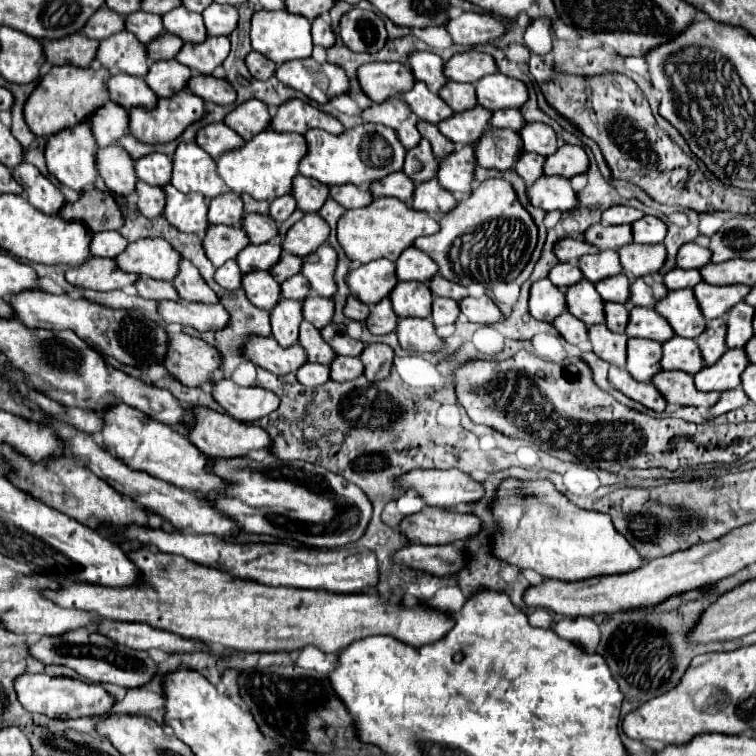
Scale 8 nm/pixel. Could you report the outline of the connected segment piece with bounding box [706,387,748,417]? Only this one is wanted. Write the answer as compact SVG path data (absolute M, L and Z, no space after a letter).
M736 387L736 389L730 389L730 391L722 391L720 393L720 399L708 409L706 417L716 417L716 415L724 415L732 409L738 409L742 405L748 403L748 397L744 395L742 387Z

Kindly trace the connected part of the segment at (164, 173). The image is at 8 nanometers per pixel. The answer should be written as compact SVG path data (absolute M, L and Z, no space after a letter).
M150 153L150 155L136 159L134 169L136 169L136 175L140 181L162 187L164 183L170 183L172 159L164 153Z

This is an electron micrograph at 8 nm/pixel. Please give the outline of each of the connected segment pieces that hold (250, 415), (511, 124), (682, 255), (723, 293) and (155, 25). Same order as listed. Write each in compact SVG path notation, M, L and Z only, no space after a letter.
M224 377L210 381L210 393L226 409L226 413L238 421L266 417L280 405L280 399L272 391L266 391L258 385L240 387Z
M500 109L500 111L492 113L490 125L492 127L504 127L504 129L520 131L520 127L524 125L524 119L522 119L520 109Z
M690 241L678 249L676 265L680 269L700 269L706 263L710 263L710 251L706 247L700 247L694 241Z
M702 281L694 287L694 297L698 301L702 315L706 319L716 319L716 317L722 317L728 311L728 307L740 303L748 291L750 291L748 285L716 287Z
M134 11L134 15L124 17L124 23L126 23L126 29L134 33L136 39L142 43L150 43L152 39L156 39L156 35L164 33L162 19L160 15L154 15L154 13Z

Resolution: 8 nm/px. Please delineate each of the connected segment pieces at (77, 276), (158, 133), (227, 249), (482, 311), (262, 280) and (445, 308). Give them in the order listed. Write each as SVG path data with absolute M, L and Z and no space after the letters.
M88 257L80 267L66 269L66 281L76 287L86 287L94 291L112 291L132 285L138 275L124 273L116 267L114 259Z
M184 89L184 91L176 93L170 99L158 99L158 103L156 103L154 109L132 107L128 111L128 129L130 129L130 135L134 135L142 143L168 143L168 141L174 141L176 137L180 137L180 133L190 123L202 119L204 113L206 113L204 101Z
M208 225L202 245L204 245L206 257L214 263L214 267L220 267L228 259L236 259L238 251L248 245L248 237L240 227Z
M466 297L460 301L460 311L468 317L468 321L472 323L482 323L482 325L492 325L498 323L502 319L502 313L498 309L498 305L488 297Z
M250 271L242 275L242 289L246 297L260 309L270 311L280 299L280 285L268 271Z
M434 297L434 301L432 301L432 323L436 327L444 325L441 326L440 331L437 330L439 336L448 337L454 333L454 324L458 313L460 313L458 311L458 301L444 299L444 297Z

